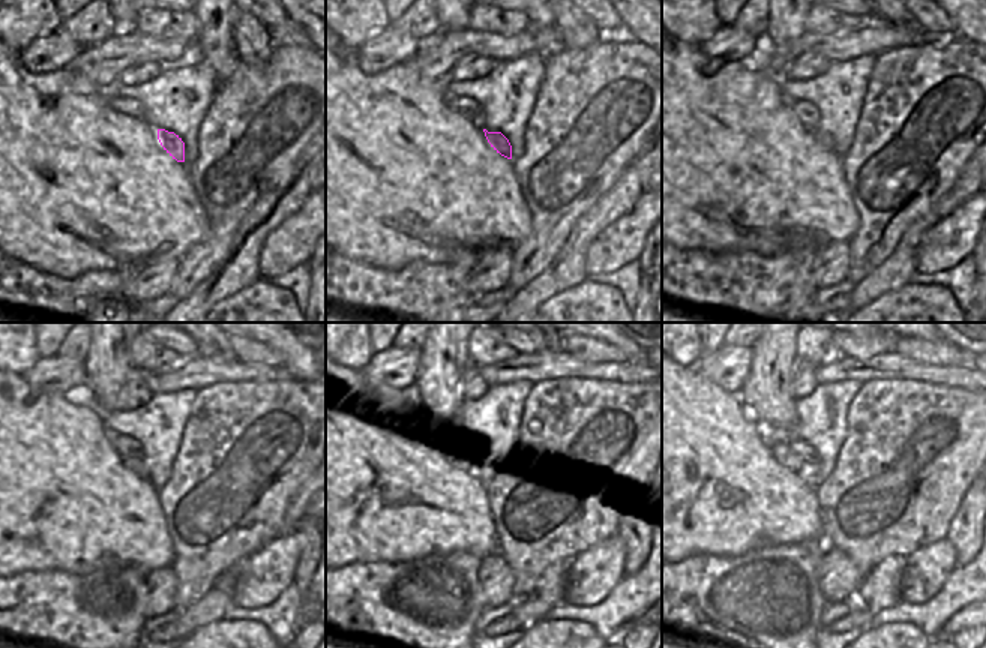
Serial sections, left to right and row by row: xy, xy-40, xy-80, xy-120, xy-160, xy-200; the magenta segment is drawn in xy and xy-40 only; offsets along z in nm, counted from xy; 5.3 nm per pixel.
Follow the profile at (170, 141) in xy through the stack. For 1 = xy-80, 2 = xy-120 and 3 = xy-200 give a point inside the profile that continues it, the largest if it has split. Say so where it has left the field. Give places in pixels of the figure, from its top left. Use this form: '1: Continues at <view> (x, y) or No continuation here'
1: Continues at xy-80 (821, 137)
2: Continues at xy-120 (137, 467)
3: Continues at xy-200 (778, 443)

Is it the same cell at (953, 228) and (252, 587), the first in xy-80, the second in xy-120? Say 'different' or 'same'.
same

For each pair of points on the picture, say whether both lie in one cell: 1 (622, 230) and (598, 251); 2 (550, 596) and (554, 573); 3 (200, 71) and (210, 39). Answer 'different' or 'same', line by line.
1: same
2: same
3: different

